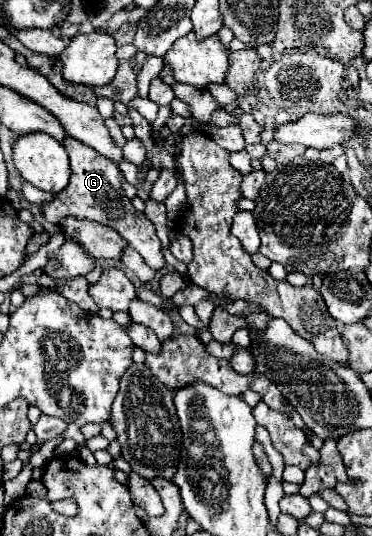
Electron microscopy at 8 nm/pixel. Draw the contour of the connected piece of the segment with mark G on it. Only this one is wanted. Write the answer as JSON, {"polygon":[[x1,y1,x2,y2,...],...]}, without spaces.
{"polygon":[[73,137,65,139,63,145,69,153,73,173,71,173,69,185,61,193,57,193,51,203,41,205,45,219,53,225,59,225,61,219,75,217,75,219,89,219,105,227,111,227,145,259,149,267,153,267,153,271,163,269,165,259,161,253,161,241,155,235,155,225,143,213,137,213,135,207,131,205,131,199,125,197,121,189,121,179,119,179,119,167,115,163,109,163,109,159,105,159,103,155,97,155,91,147,83,145,81,141]]}

